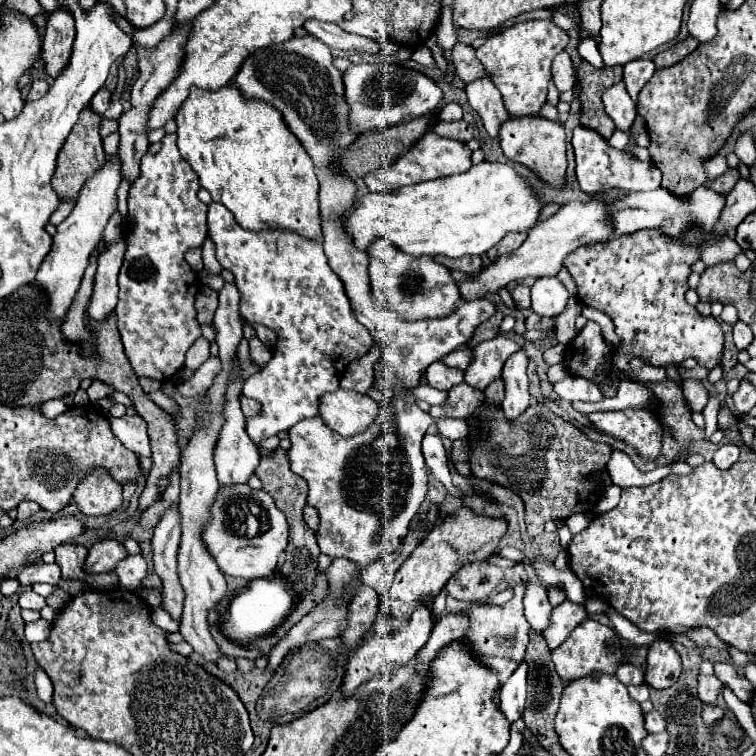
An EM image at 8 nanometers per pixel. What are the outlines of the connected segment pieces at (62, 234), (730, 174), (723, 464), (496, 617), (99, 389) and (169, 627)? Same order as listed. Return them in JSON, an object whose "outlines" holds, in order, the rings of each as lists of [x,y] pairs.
{"outlines":[[[[114,157],[110,161],[104,163],[104,167],[86,181],[86,185],[82,187],[76,205],[72,209],[72,213],[56,227],[56,235],[52,237],[52,249],[46,255],[44,263],[40,265],[40,271],[36,275],[36,283],[40,287],[44,287],[48,291],[48,299],[50,299],[50,317],[64,317],[70,303],[74,301],[74,295],[80,287],[84,269],[88,265],[88,257],[92,253],[92,249],[96,247],[96,243],[100,241],[100,235],[112,215],[112,211],[118,207],[116,205],[116,189],[122,181],[120,175],[120,159]]],[[[728,169],[724,175],[720,175],[718,179],[710,181],[708,187],[720,195],[728,195],[728,191],[732,191],[732,187],[736,185],[736,181],[740,179],[740,173],[738,169]]],[[[722,445],[714,457],[712,457],[712,463],[718,467],[718,469],[728,469],[732,467],[736,461],[738,461],[738,455],[740,455],[740,449],[736,445]]],[[[525,584],[516,585],[514,597],[506,605],[476,605],[476,603],[472,603],[466,609],[470,615],[470,629],[466,633],[470,647],[476,655],[480,655],[482,663],[486,663],[488,667],[492,667],[498,673],[500,685],[522,663],[524,653],[526,653],[526,645],[530,641],[530,625],[524,617],[524,611],[522,611],[522,595],[525,591]]],[[[93,380],[90,389],[88,389],[88,395],[90,395],[90,401],[98,401],[98,399],[104,399],[104,397],[110,397],[114,391],[113,386],[100,380]]],[[[150,607],[150,619],[156,623],[156,627],[162,627],[164,631],[178,631],[180,623],[174,621],[162,607]]]]}

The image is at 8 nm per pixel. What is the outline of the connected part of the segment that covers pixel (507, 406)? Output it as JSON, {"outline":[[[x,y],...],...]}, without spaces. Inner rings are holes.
{"outline":[[[522,351],[510,355],[504,365],[502,381],[506,385],[506,397],[500,403],[500,409],[504,411],[508,421],[514,421],[516,417],[520,417],[530,405],[526,367],[528,367],[528,357]]]}

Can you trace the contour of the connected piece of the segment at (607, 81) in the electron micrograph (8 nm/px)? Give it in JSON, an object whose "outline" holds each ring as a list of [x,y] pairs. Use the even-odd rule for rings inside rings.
{"outline":[[[582,61],[578,77],[580,77],[580,101],[582,101],[580,123],[596,131],[604,121],[610,121],[602,107],[602,93],[610,85],[622,79],[622,69],[620,67],[596,69],[588,61]]]}

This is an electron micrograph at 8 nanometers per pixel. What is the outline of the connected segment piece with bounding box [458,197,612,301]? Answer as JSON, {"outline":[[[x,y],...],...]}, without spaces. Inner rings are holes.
{"outline":[[[594,197],[586,203],[580,201],[566,203],[552,217],[548,217],[542,223],[536,223],[536,227],[528,231],[526,241],[516,251],[508,255],[500,255],[486,269],[472,275],[468,281],[458,283],[460,297],[462,301],[476,301],[476,299],[484,299],[486,295],[498,293],[510,281],[520,281],[524,277],[534,277],[534,279],[554,277],[562,269],[562,261],[568,253],[572,253],[580,245],[606,241],[610,235],[612,235],[612,221],[608,215],[608,201]]]}

